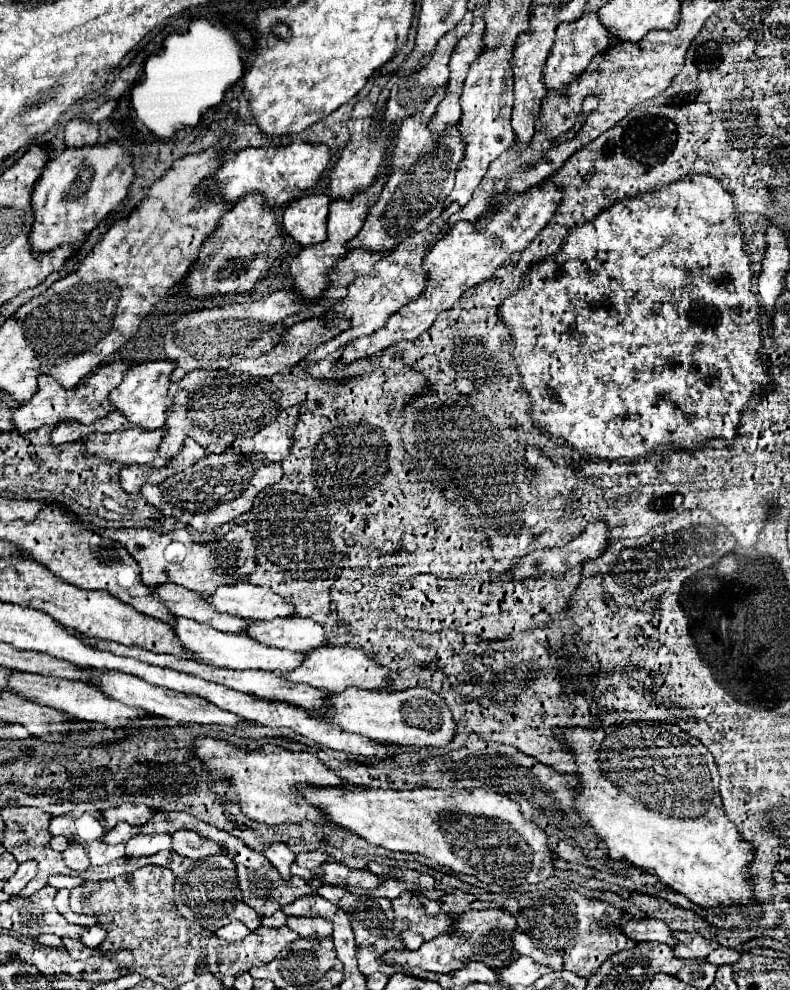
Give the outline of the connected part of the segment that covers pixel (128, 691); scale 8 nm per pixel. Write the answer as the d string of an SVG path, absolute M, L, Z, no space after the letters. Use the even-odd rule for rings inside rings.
M89 669L89 673L93 673L93 685L97 689L101 689L107 697L111 699L117 699L125 705L133 705L133 707L141 707L141 709L147 709L149 713L153 715L159 715L159 717L167 717L167 719L175 719L177 723L199 723L199 725L241 725L245 719L241 719L239 715L235 713L229 713L229 711L223 711L219 707L215 707L213 703L207 703L205 699L199 699L197 695L183 695L183 693L175 693L171 689L165 689L165 687L155 687L143 679L137 679L133 675L127 675L127 673L119 673L119 671L99 671L99 669Z

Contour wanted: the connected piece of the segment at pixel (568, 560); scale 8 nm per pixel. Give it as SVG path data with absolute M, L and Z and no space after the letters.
M591 523L577 539L569 541L565 547L541 549L519 559L513 567L515 579L525 579L529 575L557 571L565 573L587 559L601 557L609 547L609 531L605 523Z

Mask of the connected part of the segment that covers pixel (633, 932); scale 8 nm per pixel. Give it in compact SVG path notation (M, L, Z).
M643 917L643 919L629 919L623 925L623 935L627 935L633 941L657 941L657 943L665 943L669 947L675 945L675 937L673 931L659 919L651 919L651 917Z

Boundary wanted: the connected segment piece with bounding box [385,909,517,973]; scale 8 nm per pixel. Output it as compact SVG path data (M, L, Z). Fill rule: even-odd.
M489 909L489 911L465 911L451 921L451 931L445 935L439 935L431 941L425 941L417 951L389 951L385 957L389 961L399 963L403 969L421 967L425 971L435 973L451 973L457 969L463 969L469 961L481 961L493 971L499 967L505 967L515 957L515 947L511 943L511 935L517 931L517 921L511 913L501 909Z

